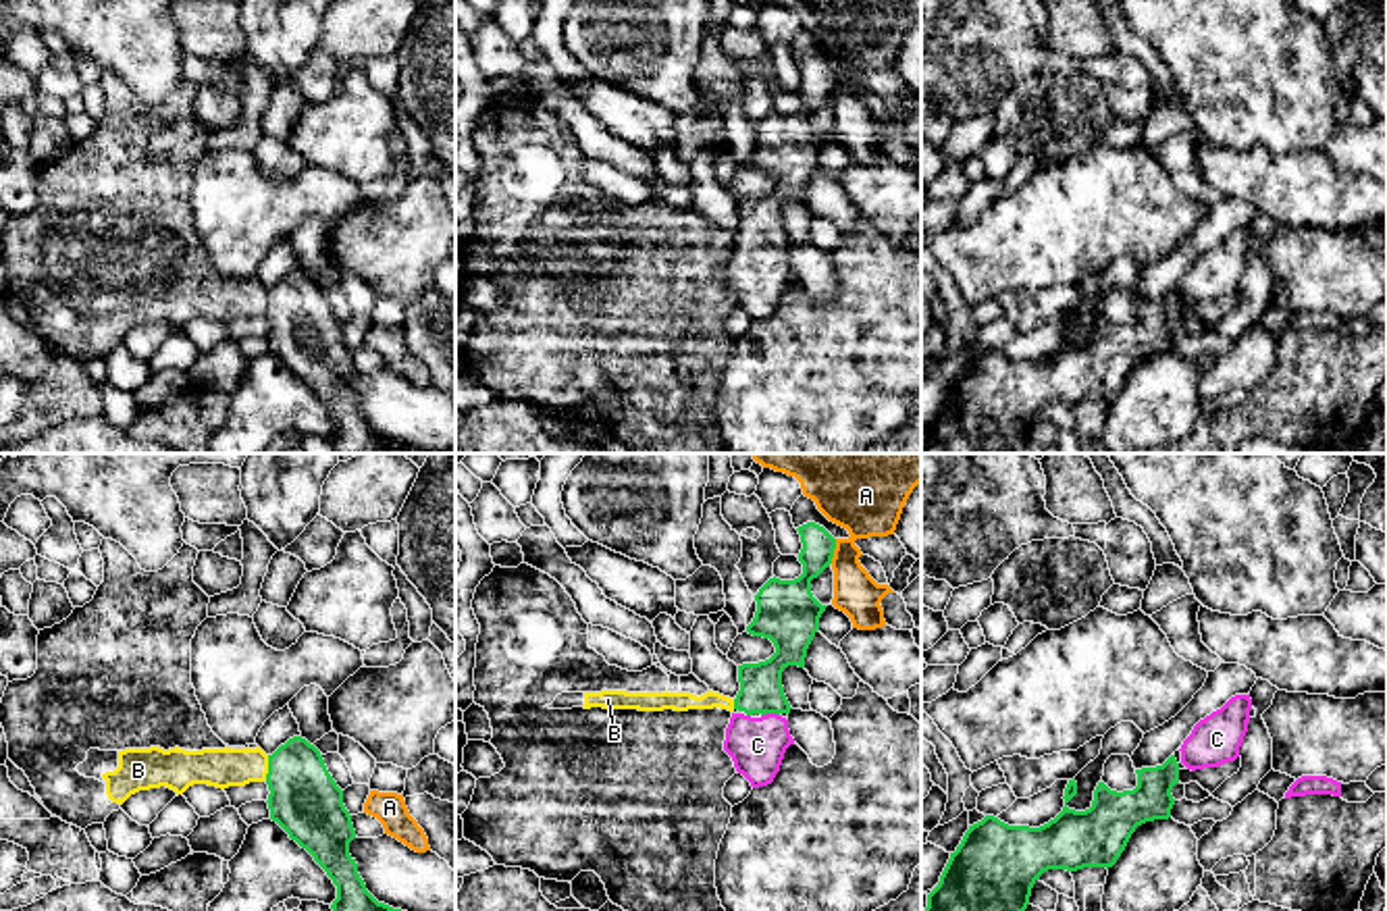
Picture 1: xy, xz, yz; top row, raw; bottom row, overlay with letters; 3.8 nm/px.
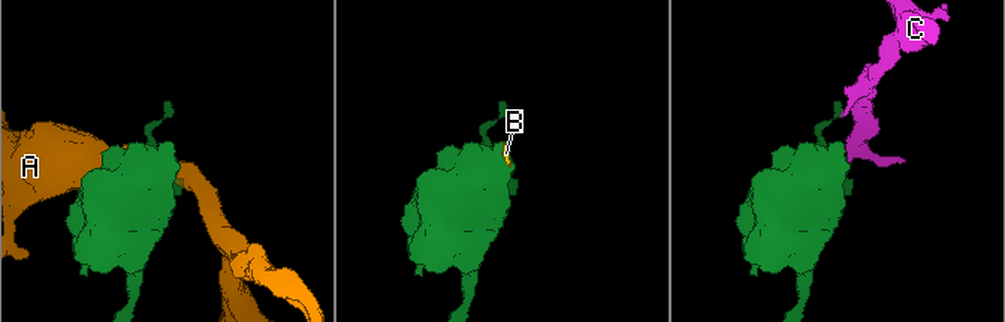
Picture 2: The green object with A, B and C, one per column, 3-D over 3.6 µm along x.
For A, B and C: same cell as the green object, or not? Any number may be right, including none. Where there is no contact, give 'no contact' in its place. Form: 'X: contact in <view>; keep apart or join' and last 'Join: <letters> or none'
A: contact in xz; keep apart
B: contact in xy; keep apart
C: contact in xz; join
Join: C

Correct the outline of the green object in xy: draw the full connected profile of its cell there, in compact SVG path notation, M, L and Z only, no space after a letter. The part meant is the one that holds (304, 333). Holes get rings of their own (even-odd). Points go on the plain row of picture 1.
M302 270L268 289L268 343L291 374L306 383L337 420L335 453L416 453L378 437L349 389L356 372L343 324L329 308L320 285Z

